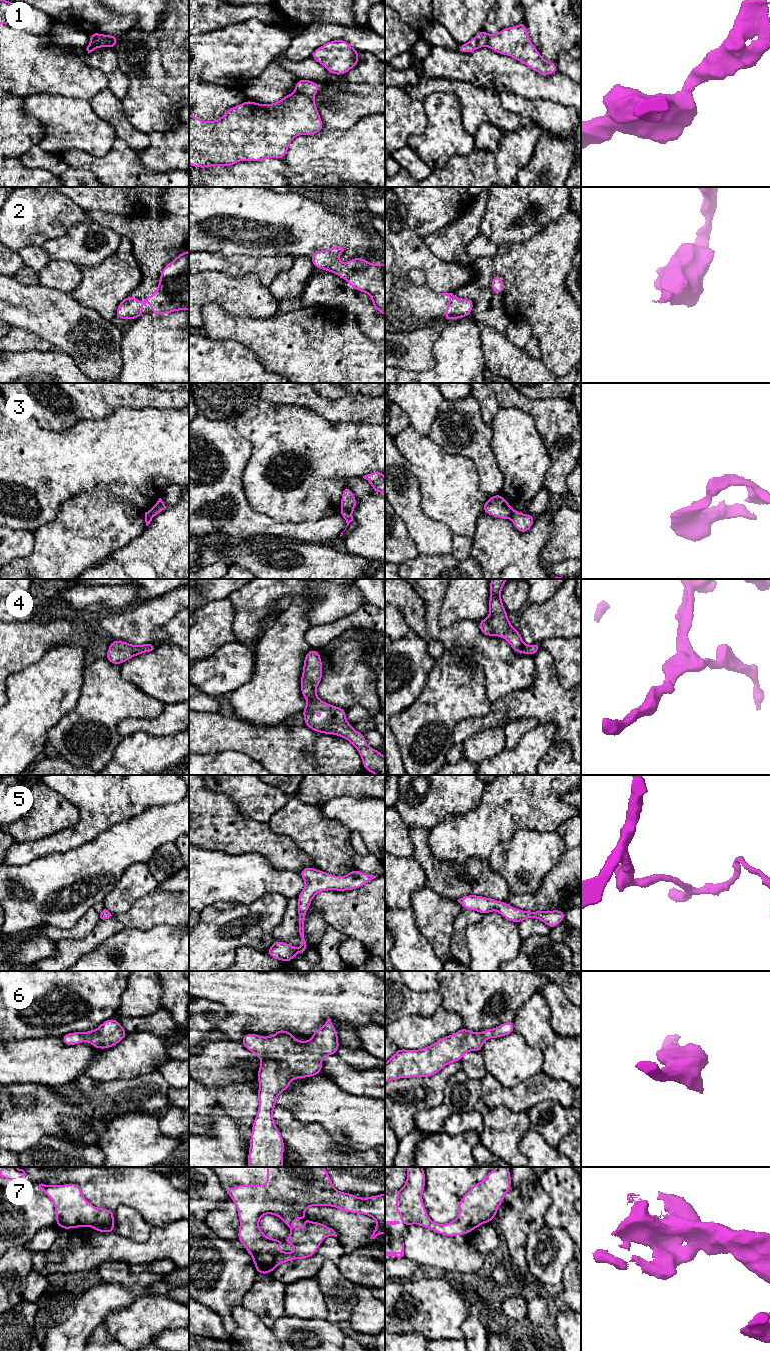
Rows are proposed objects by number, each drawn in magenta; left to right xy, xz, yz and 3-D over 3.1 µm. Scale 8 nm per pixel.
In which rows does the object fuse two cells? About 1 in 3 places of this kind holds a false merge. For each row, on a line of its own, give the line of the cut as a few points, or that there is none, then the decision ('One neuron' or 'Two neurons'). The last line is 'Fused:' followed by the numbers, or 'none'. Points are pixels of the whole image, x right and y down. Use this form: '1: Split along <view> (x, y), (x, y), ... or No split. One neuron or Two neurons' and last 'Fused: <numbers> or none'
1: Split along xz (295, 91), (312, 96). Two neurons
2: No split. One neuron
3: Split along xz (342, 508), (351, 513). Two neurons
4: No split. One neuron
5: No split. One neuron
6: No split. One neuron
7: No split. One neuron
Fused: 1, 3

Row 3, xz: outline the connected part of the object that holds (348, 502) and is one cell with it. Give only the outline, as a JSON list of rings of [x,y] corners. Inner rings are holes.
[[[346,486],[343,488],[341,497],[341,508],[352,513],[357,506],[357,500],[353,495],[352,490]]]

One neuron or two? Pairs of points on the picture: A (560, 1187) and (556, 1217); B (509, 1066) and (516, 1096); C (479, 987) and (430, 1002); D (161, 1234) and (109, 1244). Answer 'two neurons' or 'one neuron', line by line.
A: one neuron
B: two neurons
C: two neurons
D: one neuron

